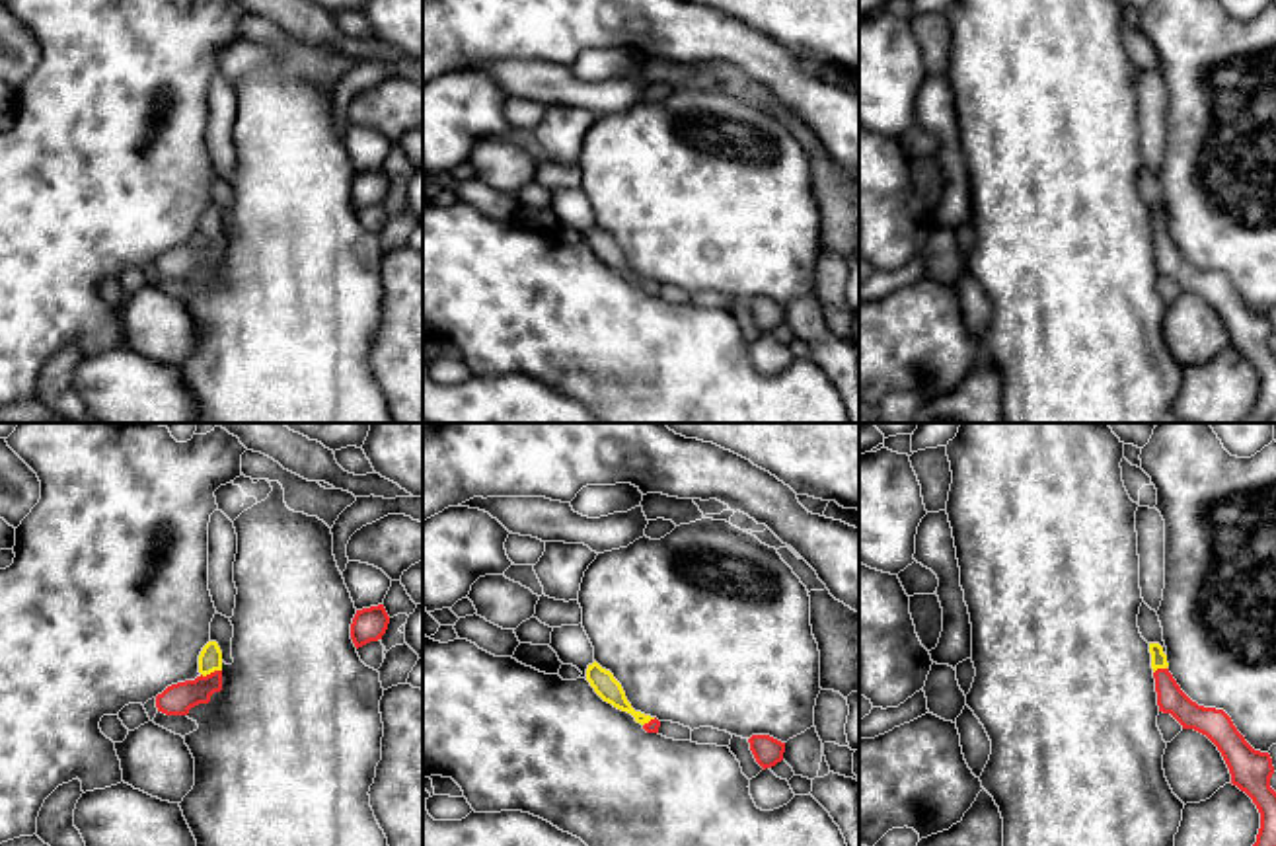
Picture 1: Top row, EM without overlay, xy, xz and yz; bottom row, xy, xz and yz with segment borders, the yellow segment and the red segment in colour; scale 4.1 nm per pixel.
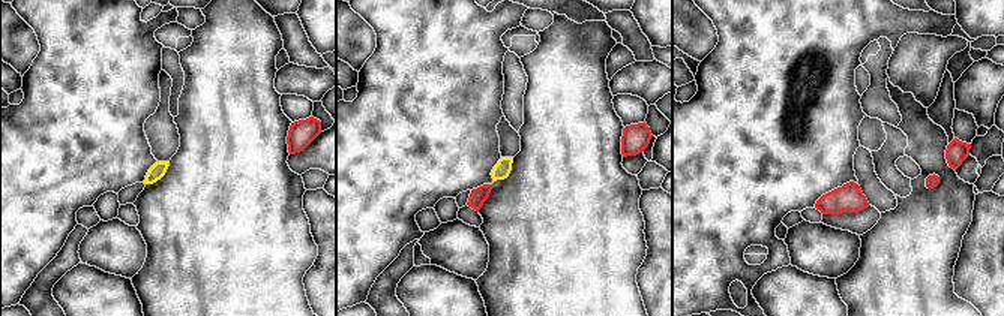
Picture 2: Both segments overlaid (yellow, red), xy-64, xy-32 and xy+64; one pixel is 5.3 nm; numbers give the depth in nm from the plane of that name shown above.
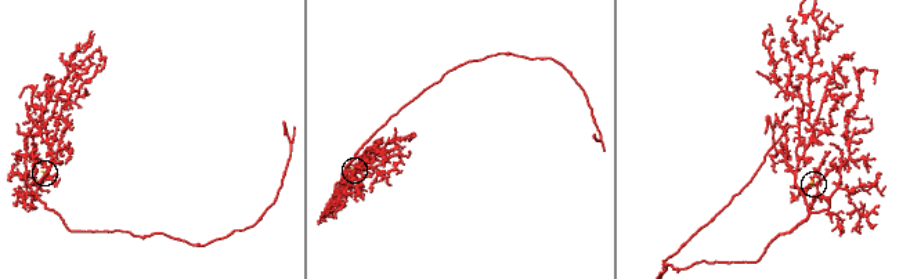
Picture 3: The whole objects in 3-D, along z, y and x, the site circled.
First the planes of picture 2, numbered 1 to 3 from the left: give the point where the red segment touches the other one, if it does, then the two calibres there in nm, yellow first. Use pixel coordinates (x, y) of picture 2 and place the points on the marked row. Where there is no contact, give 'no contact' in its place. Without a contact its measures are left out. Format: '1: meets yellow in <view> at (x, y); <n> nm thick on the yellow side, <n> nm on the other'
1: no contact
2: no contact
3: no contact

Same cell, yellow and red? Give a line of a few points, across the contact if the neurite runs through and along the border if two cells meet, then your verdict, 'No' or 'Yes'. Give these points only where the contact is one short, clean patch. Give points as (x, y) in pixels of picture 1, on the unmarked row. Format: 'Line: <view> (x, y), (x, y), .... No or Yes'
Line: xy (211, 221), (211, 234), (191, 256), (178, 262). Yes

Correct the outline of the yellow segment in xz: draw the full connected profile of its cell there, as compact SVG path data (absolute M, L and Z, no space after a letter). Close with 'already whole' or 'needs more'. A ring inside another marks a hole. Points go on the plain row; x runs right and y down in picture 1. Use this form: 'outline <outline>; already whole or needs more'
outline M596 224L586 232L586 244L594 251L594 255L614 271L627 275L635 281L637 287L643 288L647 296L658 296L660 285L657 281L635 275L625 261L621 248L614 242L614 238L602 232Z; needs more

